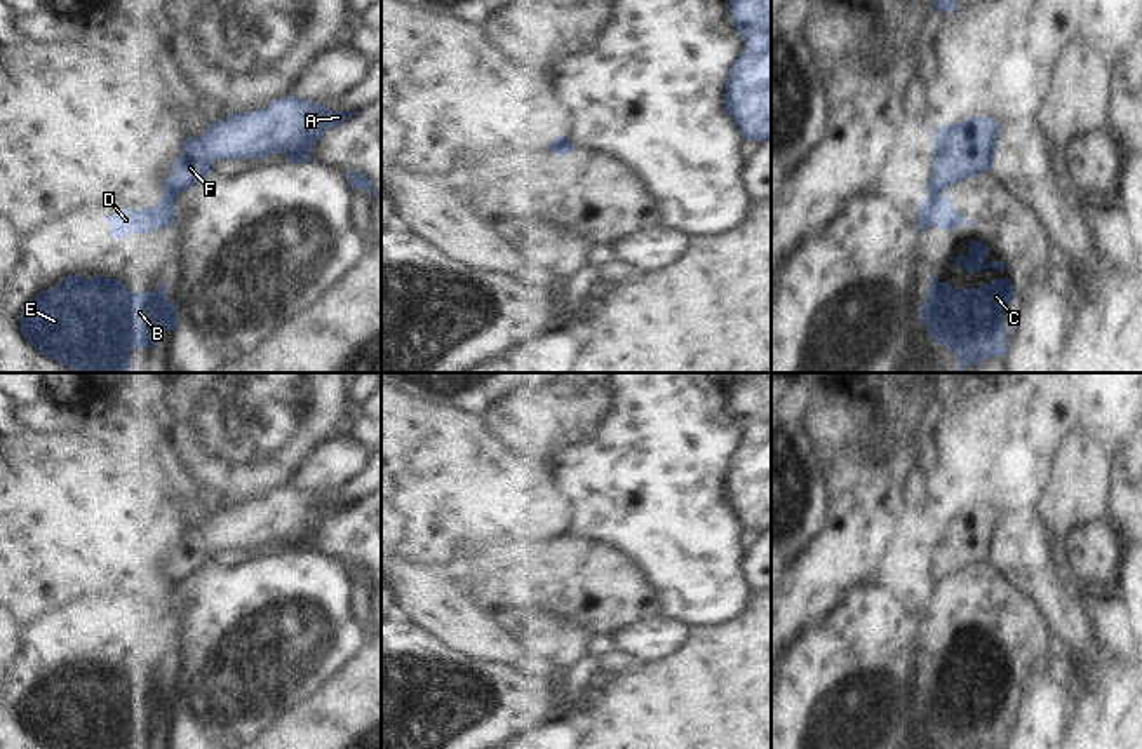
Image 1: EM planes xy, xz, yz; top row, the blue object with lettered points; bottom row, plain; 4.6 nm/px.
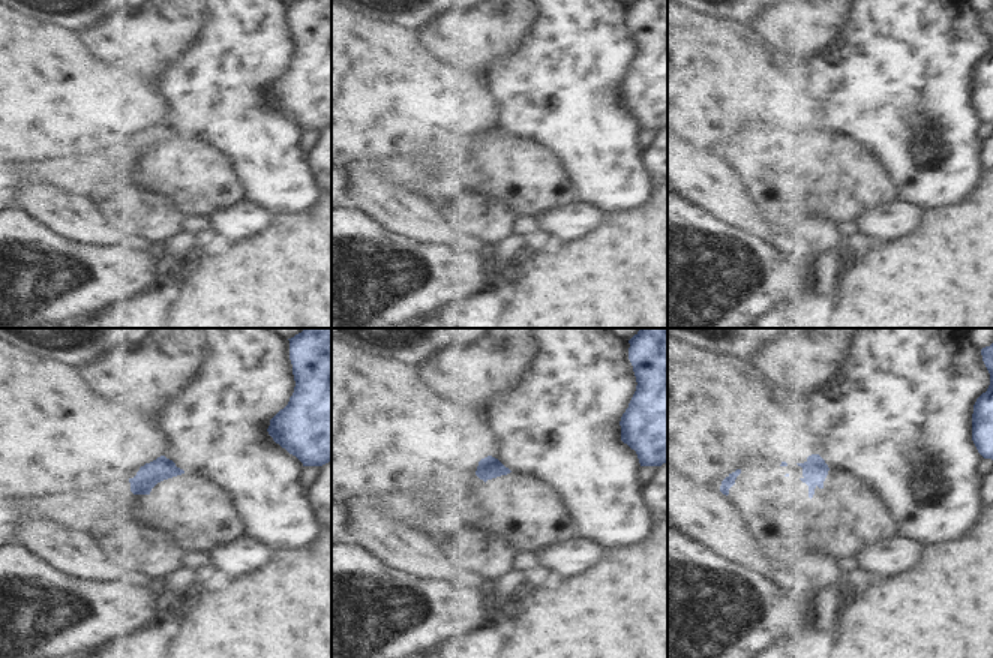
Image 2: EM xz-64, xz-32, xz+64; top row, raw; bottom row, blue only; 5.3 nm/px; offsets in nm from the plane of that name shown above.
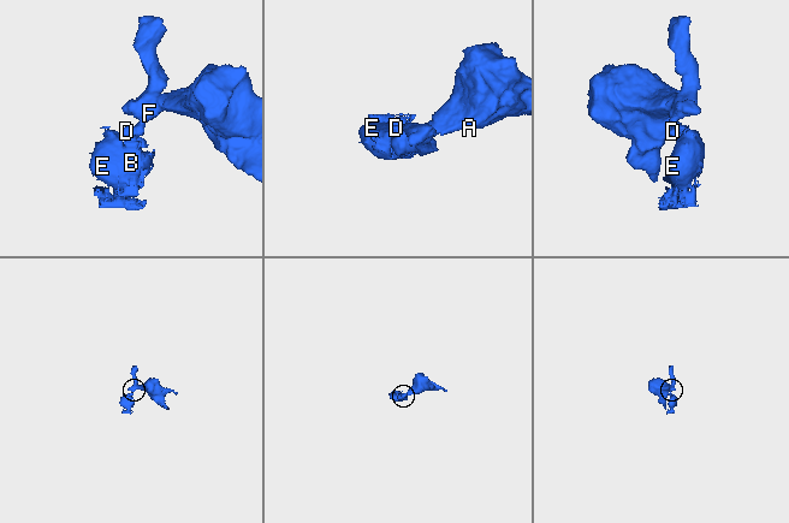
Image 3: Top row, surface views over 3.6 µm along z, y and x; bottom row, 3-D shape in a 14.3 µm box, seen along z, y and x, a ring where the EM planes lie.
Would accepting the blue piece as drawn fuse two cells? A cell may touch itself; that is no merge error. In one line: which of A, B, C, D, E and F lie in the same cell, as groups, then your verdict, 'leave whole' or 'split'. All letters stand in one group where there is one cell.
A F / B C D E; split

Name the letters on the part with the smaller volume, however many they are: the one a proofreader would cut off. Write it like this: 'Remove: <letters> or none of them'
Remove: B, C, D, E

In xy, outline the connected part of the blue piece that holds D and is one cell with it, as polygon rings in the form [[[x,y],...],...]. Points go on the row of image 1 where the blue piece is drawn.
[[[167,193],[153,207],[131,209],[122,207],[115,213],[104,214],[108,221],[108,233],[113,239],[124,239],[134,233],[150,233],[155,228],[172,228],[176,216],[174,199]]]

